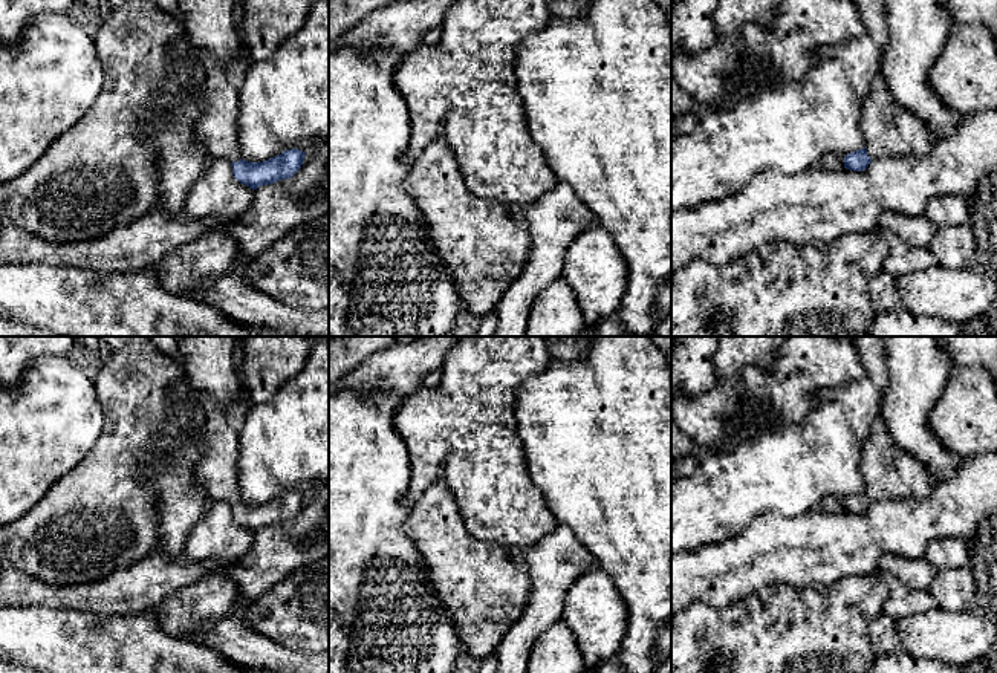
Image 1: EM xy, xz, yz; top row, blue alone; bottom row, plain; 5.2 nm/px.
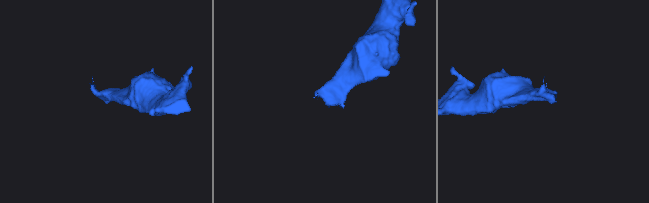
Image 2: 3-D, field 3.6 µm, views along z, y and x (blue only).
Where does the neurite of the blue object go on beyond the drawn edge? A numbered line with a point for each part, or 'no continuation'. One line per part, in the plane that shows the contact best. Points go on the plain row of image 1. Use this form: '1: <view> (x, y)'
1: yz (890, 473)

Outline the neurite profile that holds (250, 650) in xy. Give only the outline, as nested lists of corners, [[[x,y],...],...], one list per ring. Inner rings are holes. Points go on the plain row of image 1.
[[[235,615],[196,627],[188,639],[217,650],[229,662],[249,671],[329,673],[329,652],[303,653],[289,650],[263,635],[251,632]]]

